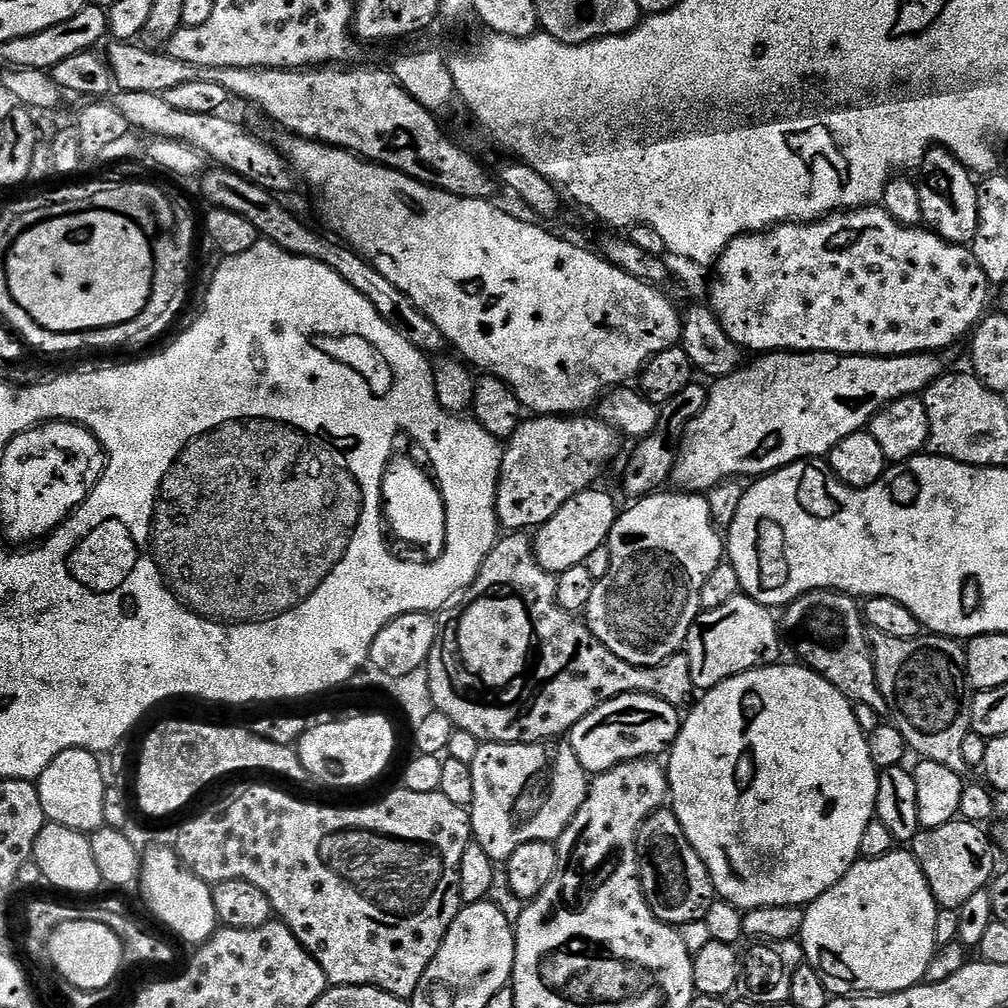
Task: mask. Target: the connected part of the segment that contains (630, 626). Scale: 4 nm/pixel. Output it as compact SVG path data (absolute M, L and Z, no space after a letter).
M661 490L651 496L641 496L633 503L636 504L633 508L628 508L625 512L623 509L617 515L612 527L612 533L608 535L608 543L606 545L610 550L610 570L606 570L606 578L596 581L594 594L590 594L590 602L582 613L588 628L594 634L594 638L598 638L598 642L602 642L602 646L606 646L606 650L610 650L610 654L618 654L618 658L622 658L622 662L630 662L639 668L658 666L662 662L666 662L666 658L670 658L687 645L692 623L702 611L700 606L702 585L706 583L706 578L710 578L710 573L714 571L714 566L721 564L726 556L726 540L710 514L707 495L693 494L683 490L668 491Z

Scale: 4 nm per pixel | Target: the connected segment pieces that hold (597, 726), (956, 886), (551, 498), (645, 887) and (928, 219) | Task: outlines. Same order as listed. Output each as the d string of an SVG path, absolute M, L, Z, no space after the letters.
M627 692L586 714L573 726L570 743L585 772L599 774L631 760L663 757L678 738L681 723L681 709L670 702L644 692Z
M957 818L946 826L920 830L910 843L910 851L940 908L960 908L978 890L989 887L997 871L997 853L989 833L984 831L979 824Z
M536 414L521 419L518 430L506 442L500 463L496 518L501 529L509 533L535 530L554 518L570 498L589 491L600 476L600 467L611 462L616 440L616 429L592 414Z
M672 811L656 812L640 827L636 838L636 858L640 862L640 881L644 897L658 920L673 926L679 926L691 920L702 920L706 910L710 910L712 901L717 899L716 887L712 885L712 879L702 858L698 858L694 846L690 846L678 818Z
M939 146L925 152L924 161L918 169L916 186L924 224L948 244L971 245L972 239L978 234L977 187L973 173L953 152Z

